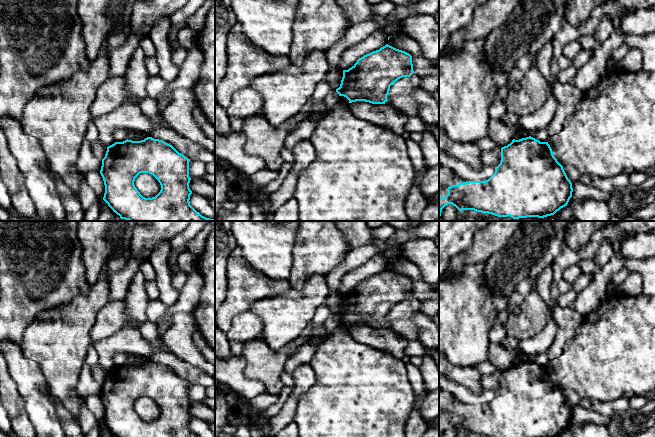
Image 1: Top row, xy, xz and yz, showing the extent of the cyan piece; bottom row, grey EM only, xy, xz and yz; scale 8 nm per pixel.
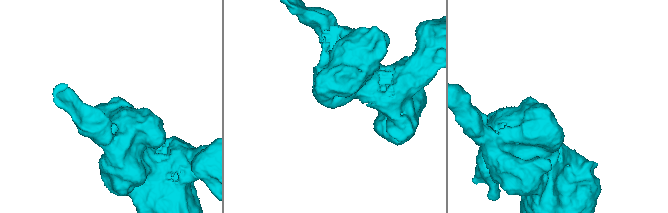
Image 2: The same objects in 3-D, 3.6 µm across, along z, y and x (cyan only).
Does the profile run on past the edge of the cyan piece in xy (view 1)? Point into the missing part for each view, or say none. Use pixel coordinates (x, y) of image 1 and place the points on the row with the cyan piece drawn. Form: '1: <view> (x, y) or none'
1: none

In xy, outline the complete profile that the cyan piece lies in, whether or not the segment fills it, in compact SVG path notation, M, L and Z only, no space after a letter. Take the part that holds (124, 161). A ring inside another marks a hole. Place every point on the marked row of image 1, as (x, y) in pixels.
M152 137L141 141L125 140L107 147L102 159L100 174L105 185L103 200L108 206L128 221L215 221L206 218L190 205L189 162L172 145ZM140 173L153 175L161 185L160 192L152 198L143 197L134 185Z

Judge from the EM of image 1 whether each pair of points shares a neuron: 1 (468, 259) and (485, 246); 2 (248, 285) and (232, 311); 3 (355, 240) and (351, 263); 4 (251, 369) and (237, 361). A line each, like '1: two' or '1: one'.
1: one
2: one
3: two
4: two

